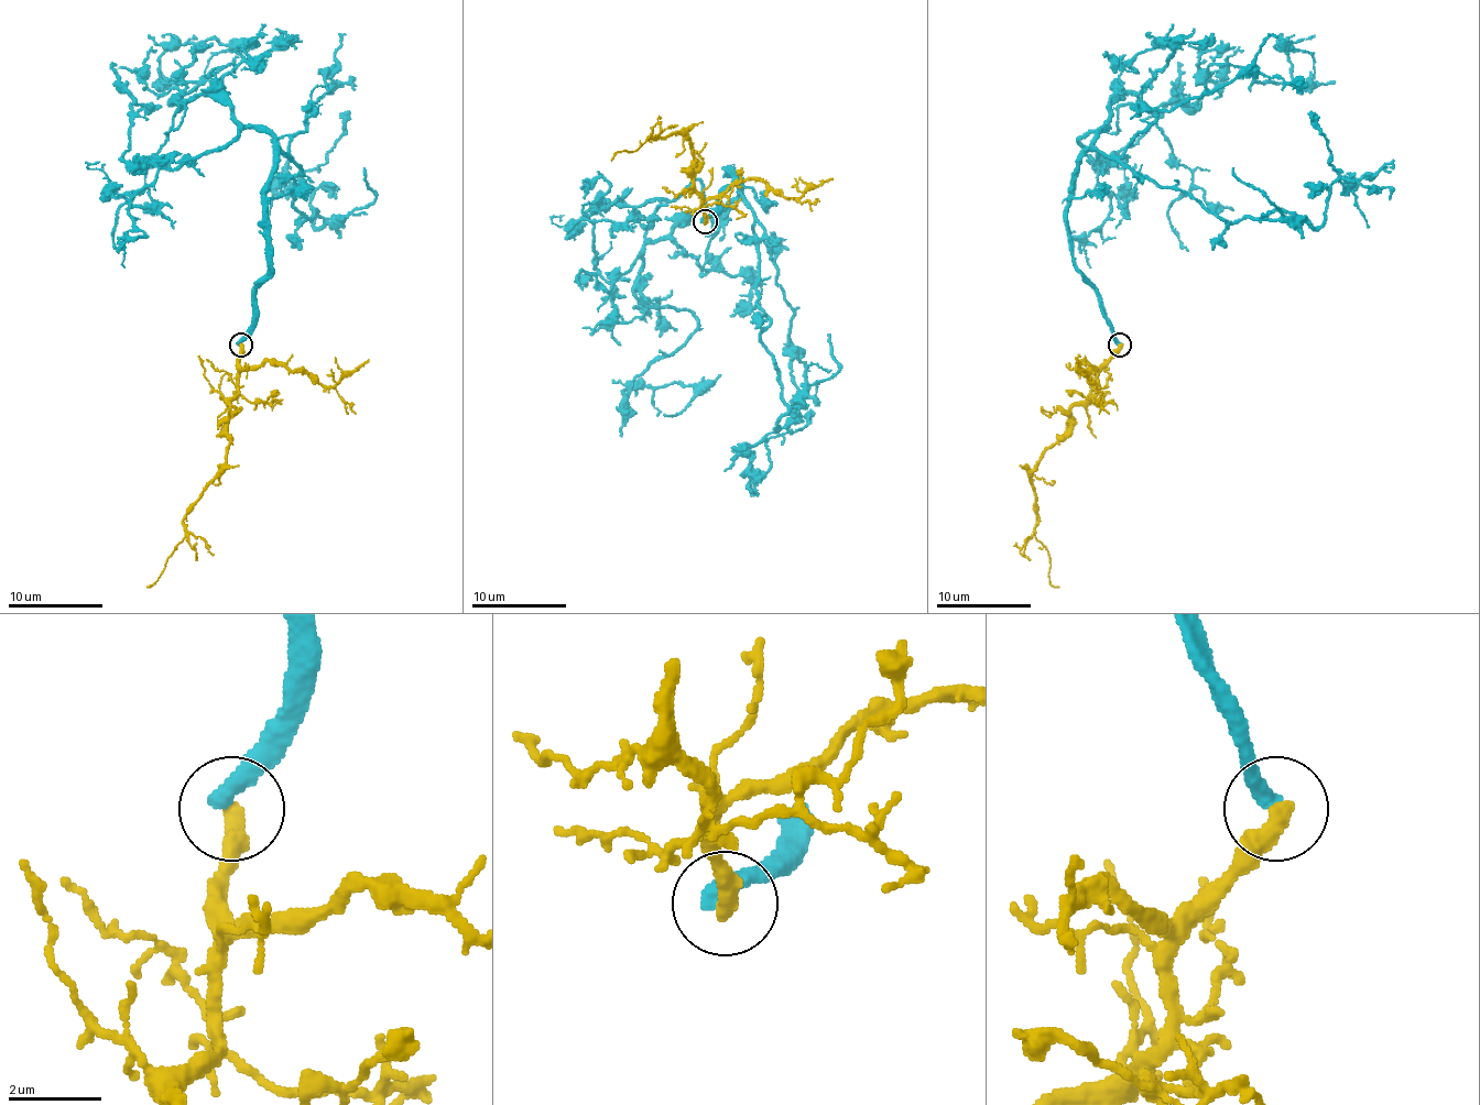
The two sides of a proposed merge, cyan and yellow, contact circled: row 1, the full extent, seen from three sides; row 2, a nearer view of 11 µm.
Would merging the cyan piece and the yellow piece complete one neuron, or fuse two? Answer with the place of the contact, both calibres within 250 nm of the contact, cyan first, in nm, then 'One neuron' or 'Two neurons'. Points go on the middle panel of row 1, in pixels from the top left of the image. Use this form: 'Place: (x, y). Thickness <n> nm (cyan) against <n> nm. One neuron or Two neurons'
Place: (705, 221). Thickness 440 nm (cyan) against 460 nm. Two neurons

